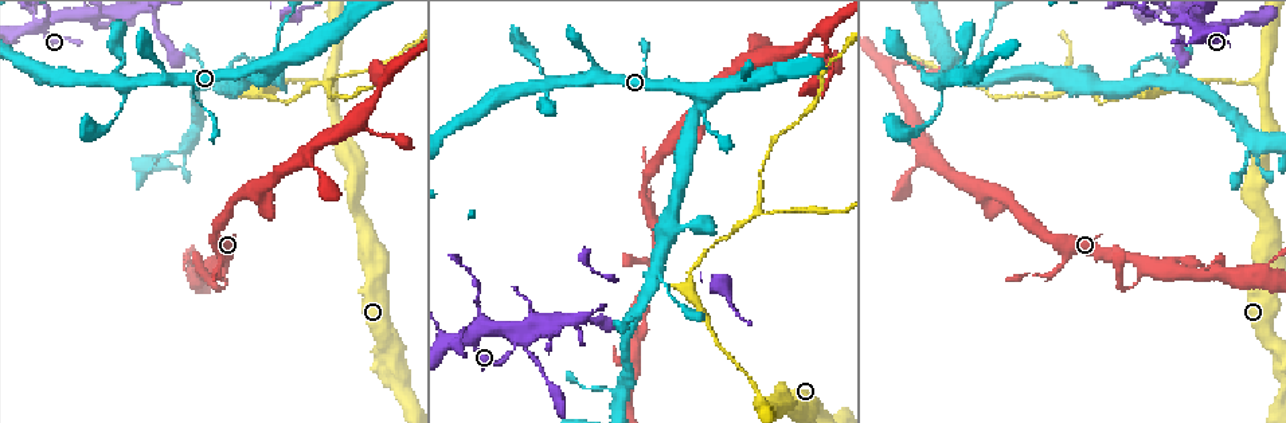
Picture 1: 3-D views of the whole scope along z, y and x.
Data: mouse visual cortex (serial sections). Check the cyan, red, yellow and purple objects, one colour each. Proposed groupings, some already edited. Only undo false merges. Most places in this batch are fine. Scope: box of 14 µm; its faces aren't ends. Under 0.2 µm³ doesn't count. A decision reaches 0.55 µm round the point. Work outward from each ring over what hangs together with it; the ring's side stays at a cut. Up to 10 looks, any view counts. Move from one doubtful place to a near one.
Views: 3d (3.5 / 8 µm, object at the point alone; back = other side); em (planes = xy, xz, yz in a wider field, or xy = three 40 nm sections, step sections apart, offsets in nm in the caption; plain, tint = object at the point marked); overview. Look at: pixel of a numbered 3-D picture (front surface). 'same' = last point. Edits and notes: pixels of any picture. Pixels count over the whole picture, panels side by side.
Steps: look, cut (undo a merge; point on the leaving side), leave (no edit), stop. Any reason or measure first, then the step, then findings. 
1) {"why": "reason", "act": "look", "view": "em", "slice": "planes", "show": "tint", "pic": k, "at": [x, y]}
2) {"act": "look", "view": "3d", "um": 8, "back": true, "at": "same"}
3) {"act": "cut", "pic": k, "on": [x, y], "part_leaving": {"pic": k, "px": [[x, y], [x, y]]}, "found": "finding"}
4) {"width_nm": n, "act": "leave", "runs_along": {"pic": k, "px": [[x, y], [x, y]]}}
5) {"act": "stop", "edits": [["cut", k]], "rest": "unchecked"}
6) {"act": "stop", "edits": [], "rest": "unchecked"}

{"why": "four-way junction", "act": "look", "view": "3d", "um": 3.5, "pic": 1, "at": [697, 93]}

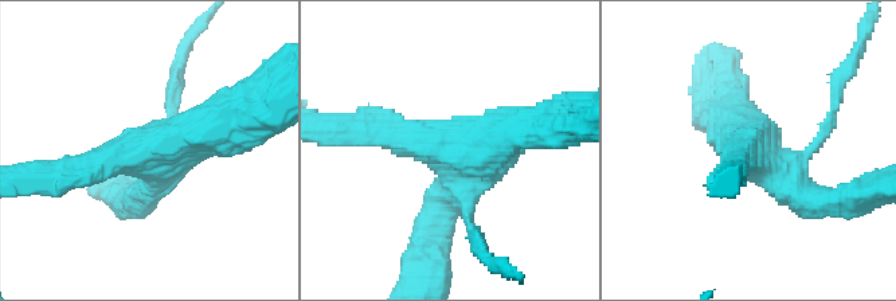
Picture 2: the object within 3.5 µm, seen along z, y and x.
{"arms": 4, "arm_widths_nm": [200, 300, 350, 500], "why": "shape alone is not enough", "act": "look", "view": "em", "slice": "xy", "step": 3, "show": "tint", "pic": 2, "at": [751, 160]}

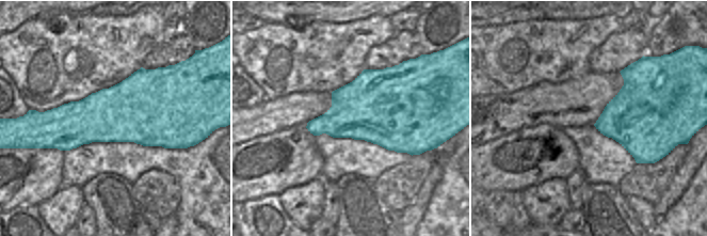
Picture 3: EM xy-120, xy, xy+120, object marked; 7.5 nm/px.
{"act": "leave", "runs_along": {"pic": 2, "px": [[362, 131], [457, 159], [437, 210]]}, "found": "all the same cell"}

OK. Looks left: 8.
{"why": "sudden change in width", "act": "look", "view": "3d", "um": 3.5, "pic": 1, "at": [824, 61]}

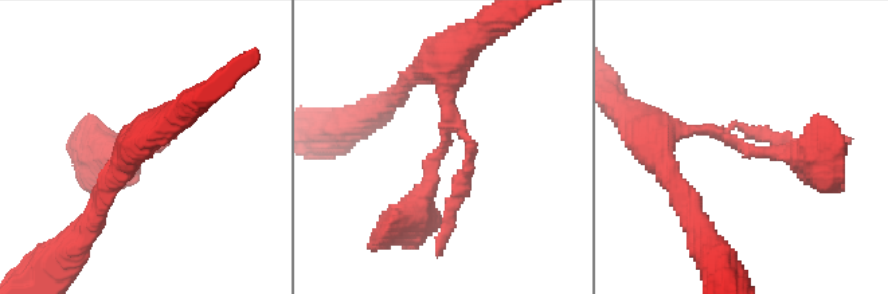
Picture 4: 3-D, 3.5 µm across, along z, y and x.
{"act": "leave", "runs_along": {"pic": 4, "px": [[444, 65], [452, 126], [402, 223]]}, "found": "all the same cell"}

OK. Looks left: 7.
{"why": "three-way junction", "act": "look", "view": "3d", "um": 3.5, "pic": 1, "at": [1259, 81]}

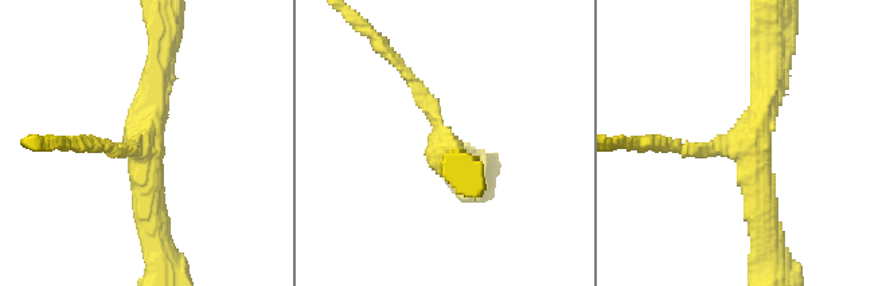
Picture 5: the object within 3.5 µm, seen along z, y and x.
{"arms": 3, "arm_widths_nm": [200, 300, 350], "act": "look", "view": "em", "slice": "xy", "step": 3, "show": "tint", "pic": 5, "at": [440, 143]}

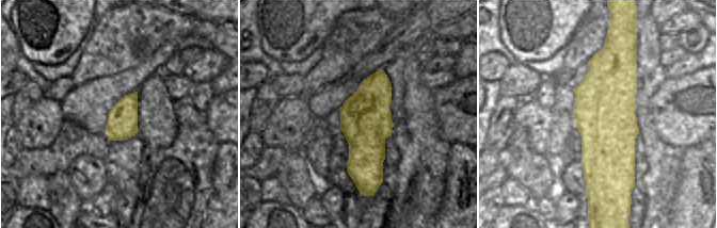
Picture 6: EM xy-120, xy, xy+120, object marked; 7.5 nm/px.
{"act": "look", "view": "em", "slice": "xy", "step": 5, "show": "tint", "at": "same"}

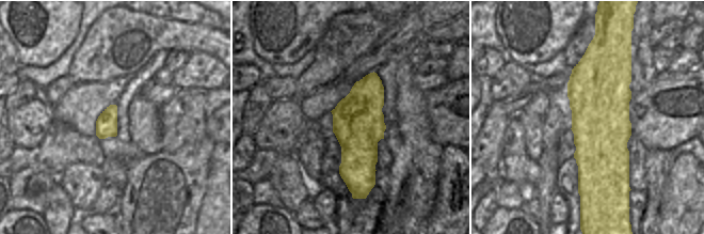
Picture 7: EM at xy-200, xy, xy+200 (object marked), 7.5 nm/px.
{"act": "leave", "runs_along": {"pic": 5, "px": [[766, 232], [746, 147], [670, 147]]}, "found": "continuous, no second cell"}

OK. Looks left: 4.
{"act": "look", "view": "3d", "um": 8, "pic": 1, "at": [484, 328]}

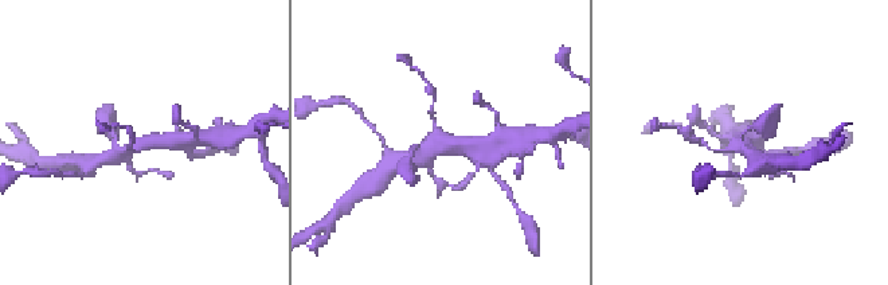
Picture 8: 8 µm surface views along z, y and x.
{"act": "look", "view": "3d", "um": 3.5, "pic": 8, "at": [139, 145]}

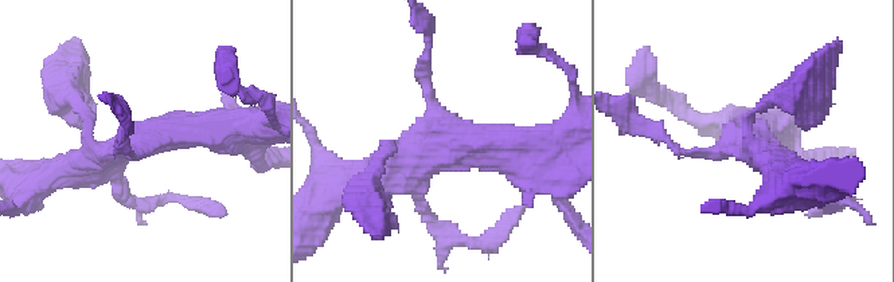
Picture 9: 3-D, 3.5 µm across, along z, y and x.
{"arms": 4, "arm_widths_nm": [150, 150, 300, 400], "act": "look", "view": "em", "slice": "xy", "step": 5, "show": "tint", "pic": 9, "at": [444, 149]}

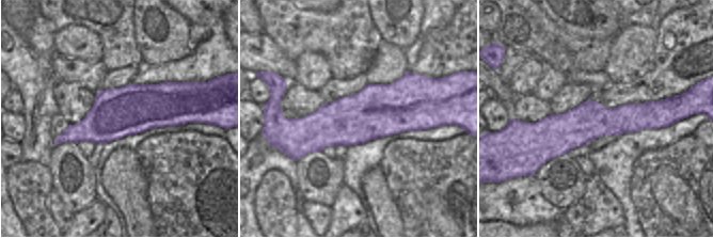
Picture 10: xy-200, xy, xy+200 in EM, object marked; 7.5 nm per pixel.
{"width_nm": 400, "act": "leave", "runs_along": {"pic": 10, "px": [[429, 110], [288, 127]]}, "found": "all the same cell"}

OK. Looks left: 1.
{"act": "stop", "edits": [], "rest": "unchecked"}

